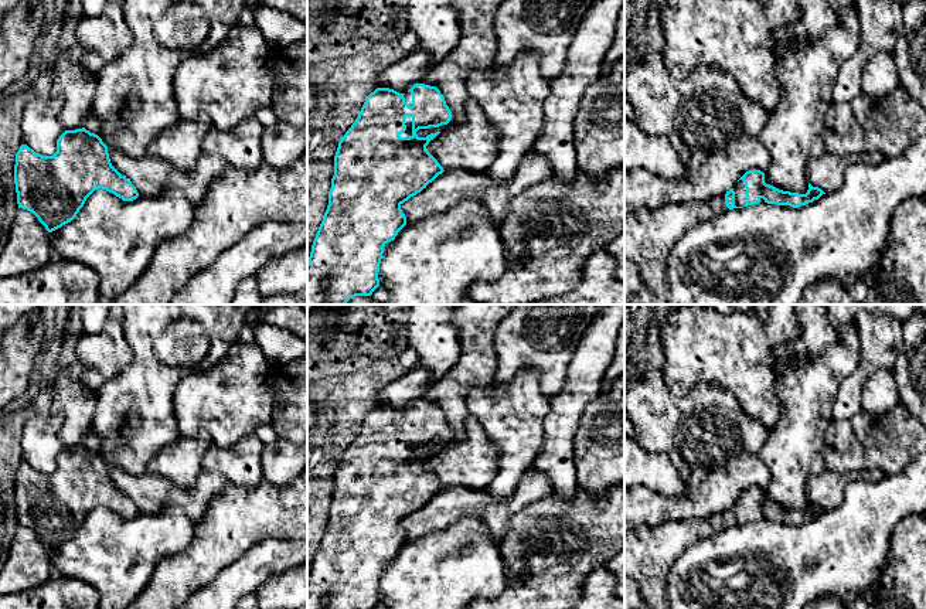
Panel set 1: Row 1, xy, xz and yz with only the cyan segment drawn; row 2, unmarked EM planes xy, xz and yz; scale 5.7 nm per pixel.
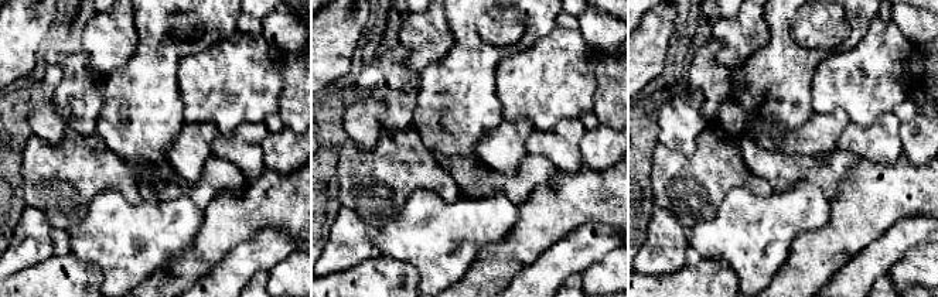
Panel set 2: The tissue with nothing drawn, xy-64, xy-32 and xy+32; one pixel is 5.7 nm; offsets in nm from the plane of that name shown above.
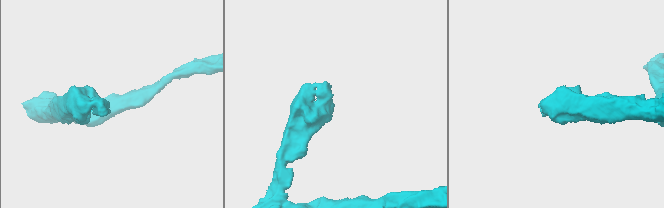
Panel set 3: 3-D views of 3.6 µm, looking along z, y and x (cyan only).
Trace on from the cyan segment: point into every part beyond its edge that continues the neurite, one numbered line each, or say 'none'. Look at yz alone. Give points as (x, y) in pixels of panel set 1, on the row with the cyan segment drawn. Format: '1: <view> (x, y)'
1: yz (739, 189)

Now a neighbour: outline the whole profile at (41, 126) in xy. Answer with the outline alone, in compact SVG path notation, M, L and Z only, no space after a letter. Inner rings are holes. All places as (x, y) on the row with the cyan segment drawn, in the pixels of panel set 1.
M55 95L28 99L21 119L23 142L35 153L52 156L57 152L57 140L65 132L61 106L62 101Z

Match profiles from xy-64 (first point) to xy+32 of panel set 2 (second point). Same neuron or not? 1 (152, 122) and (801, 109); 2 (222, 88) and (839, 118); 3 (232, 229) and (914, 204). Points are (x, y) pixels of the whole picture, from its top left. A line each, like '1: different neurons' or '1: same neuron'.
1: same neuron
2: different neurons
3: same neuron

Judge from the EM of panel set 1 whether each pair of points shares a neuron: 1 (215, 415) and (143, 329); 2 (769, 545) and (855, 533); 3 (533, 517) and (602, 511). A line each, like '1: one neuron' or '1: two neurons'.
1: two neurons
2: one neuron
3: one neuron

